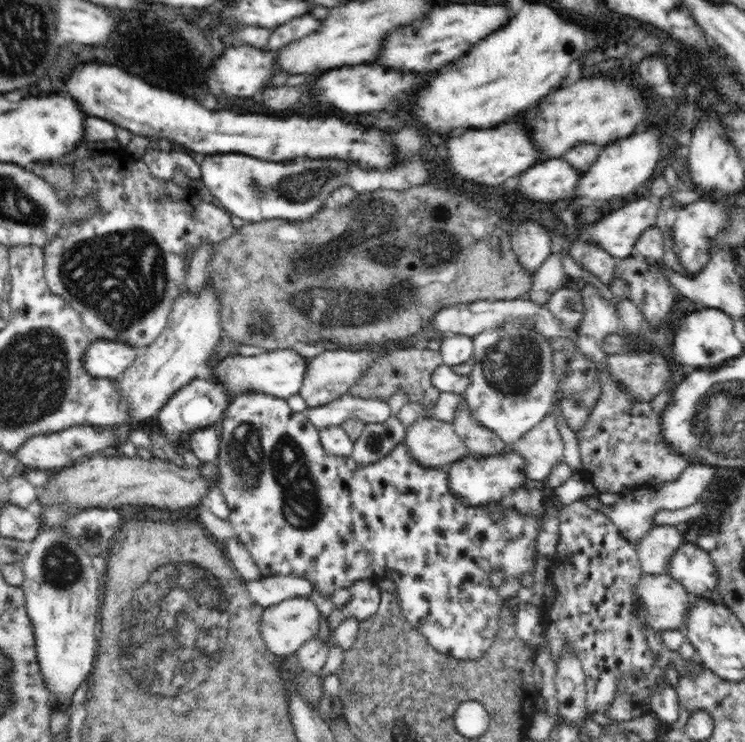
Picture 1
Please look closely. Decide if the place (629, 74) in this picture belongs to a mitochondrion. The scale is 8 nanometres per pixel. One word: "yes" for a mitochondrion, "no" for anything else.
no

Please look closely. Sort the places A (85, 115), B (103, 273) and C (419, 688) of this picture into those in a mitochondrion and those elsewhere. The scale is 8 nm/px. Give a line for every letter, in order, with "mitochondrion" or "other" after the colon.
A: other
B: mitochondrion
C: mitochondrion

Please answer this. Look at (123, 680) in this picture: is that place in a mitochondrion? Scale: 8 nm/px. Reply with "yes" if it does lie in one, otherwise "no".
yes

